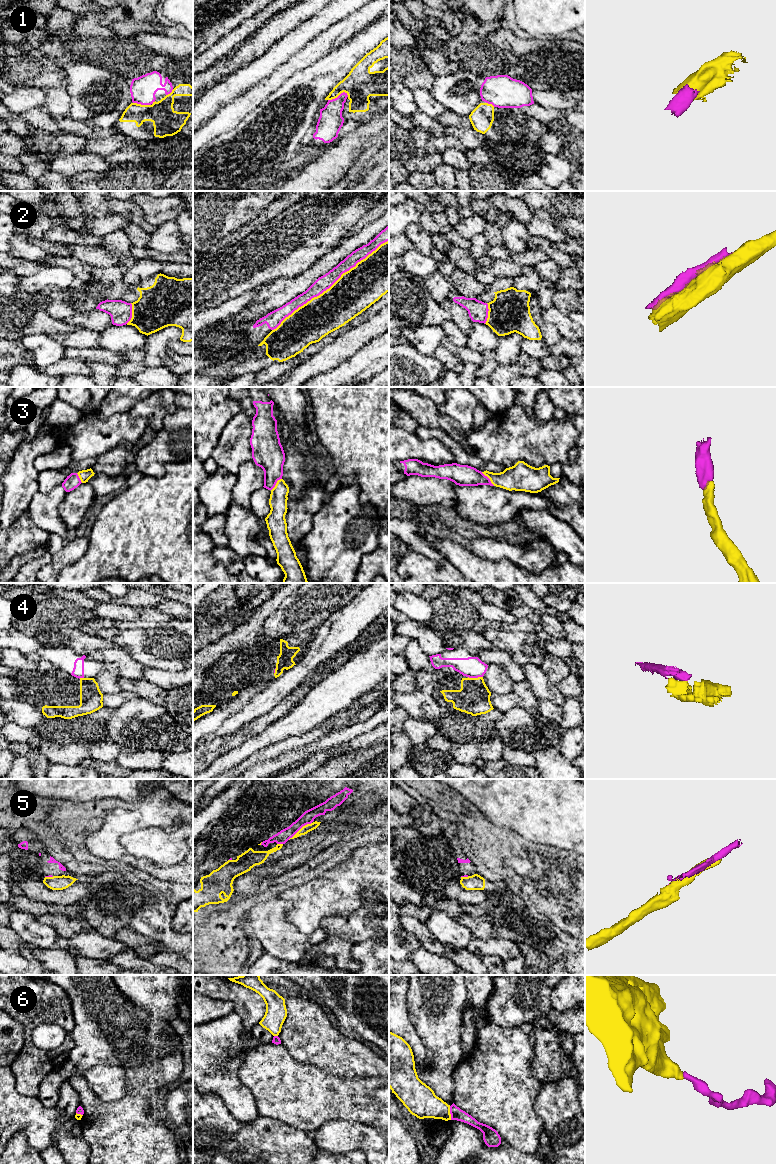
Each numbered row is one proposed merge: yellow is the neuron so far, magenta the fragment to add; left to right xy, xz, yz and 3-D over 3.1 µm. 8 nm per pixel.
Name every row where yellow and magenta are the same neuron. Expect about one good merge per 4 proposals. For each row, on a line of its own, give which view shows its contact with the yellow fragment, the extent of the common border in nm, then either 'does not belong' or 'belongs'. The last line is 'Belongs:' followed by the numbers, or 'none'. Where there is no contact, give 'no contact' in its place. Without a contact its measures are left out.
1: contact in xz; length 170 nm; does not belong
2: contact in xz; length 1200 nm; does not belong
3: contact in yz; length 160 nm; belongs
4: contact in yz; length 120 nm; does not belong
5: contact in xz; length 240 nm; does not belong
6: contact in yz; length 110 nm; belongs
Belongs: 3, 6

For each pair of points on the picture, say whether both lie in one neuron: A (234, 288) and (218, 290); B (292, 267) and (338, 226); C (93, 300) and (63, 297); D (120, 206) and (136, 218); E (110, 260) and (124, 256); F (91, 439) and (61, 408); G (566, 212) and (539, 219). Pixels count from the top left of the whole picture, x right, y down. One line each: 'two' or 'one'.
A: one
B: one
C: one
D: one
E: two
F: two
G: two

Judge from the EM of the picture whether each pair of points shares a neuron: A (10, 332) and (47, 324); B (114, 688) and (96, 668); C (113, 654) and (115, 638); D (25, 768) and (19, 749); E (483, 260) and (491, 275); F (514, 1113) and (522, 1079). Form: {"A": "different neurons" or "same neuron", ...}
{"A": "same neuron", "B": "different neurons", "C": "different neurons", "D": "different neurons", "E": "different neurons", "F": "same neuron"}

